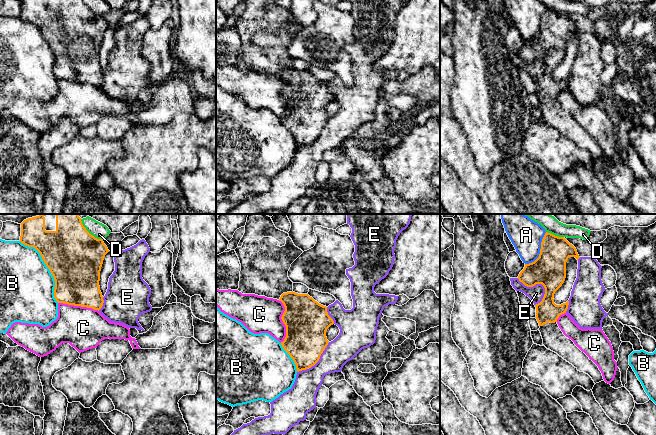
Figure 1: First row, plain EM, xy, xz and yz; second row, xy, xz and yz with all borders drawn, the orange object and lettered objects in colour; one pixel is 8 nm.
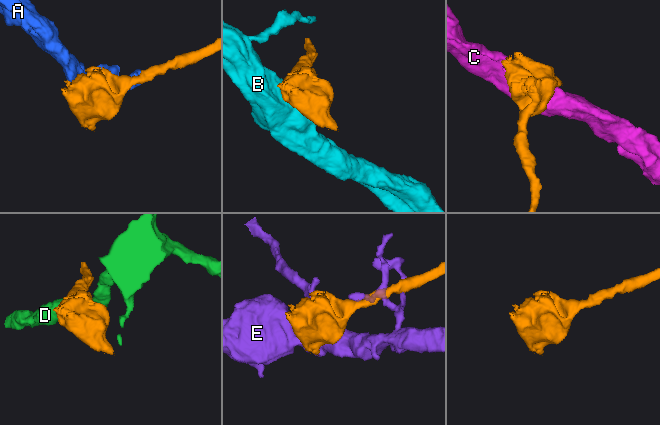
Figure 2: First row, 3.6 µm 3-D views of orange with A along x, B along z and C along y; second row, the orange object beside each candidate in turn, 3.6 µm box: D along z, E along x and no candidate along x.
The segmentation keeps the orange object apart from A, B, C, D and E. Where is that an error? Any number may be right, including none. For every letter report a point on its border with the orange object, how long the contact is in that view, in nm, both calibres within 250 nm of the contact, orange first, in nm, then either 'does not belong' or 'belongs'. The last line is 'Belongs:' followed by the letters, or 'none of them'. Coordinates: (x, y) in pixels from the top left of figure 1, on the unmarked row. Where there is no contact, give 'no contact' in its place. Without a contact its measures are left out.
A: yz (540, 27) | 320 nm | 280/240 nm | does not belong
B: xy (48, 43) | 600 nm | 460/440 nm | does not belong
C: xz (282, 96) | 340 nm | 340/300 nm | does not belong
D: xy (92, 11) | 200 nm | 460/130 nm | does not belong
E: yz (537, 59) | 280 nm | 280/130 nm | does not belong
Belongs: none of them

